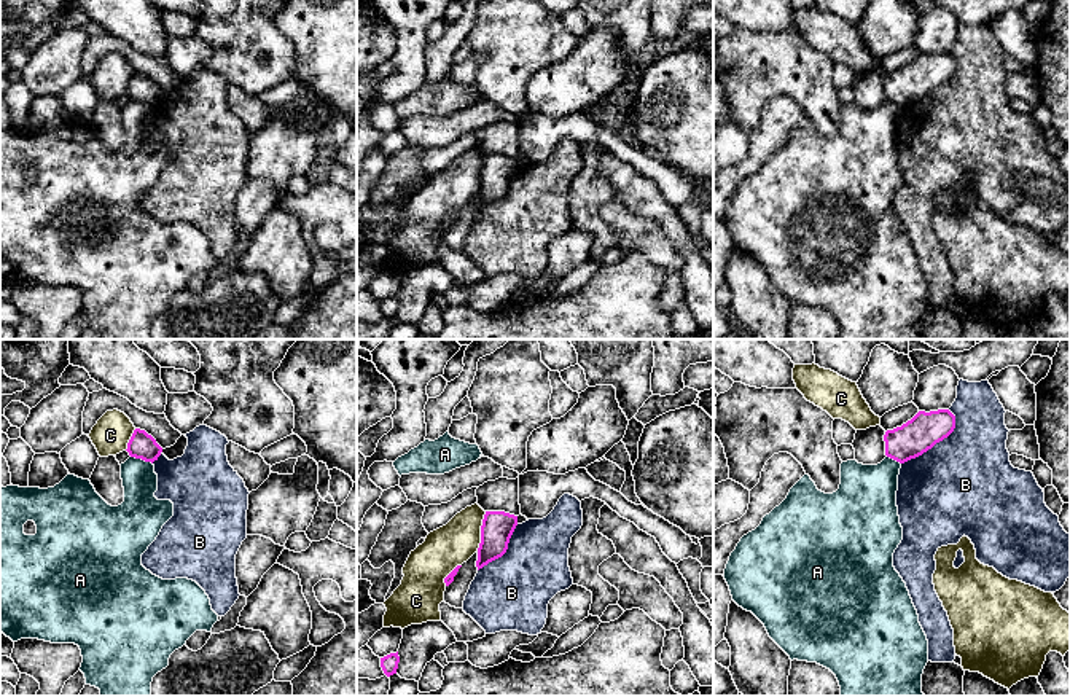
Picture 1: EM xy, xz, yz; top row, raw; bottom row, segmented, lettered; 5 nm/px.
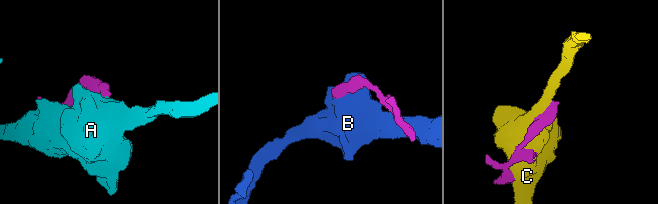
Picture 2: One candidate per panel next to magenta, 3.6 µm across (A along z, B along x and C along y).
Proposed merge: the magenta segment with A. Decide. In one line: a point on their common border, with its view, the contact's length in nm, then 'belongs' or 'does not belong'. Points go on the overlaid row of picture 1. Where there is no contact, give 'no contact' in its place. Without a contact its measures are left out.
contact xy (142, 459); length 120 nm; does not belong

